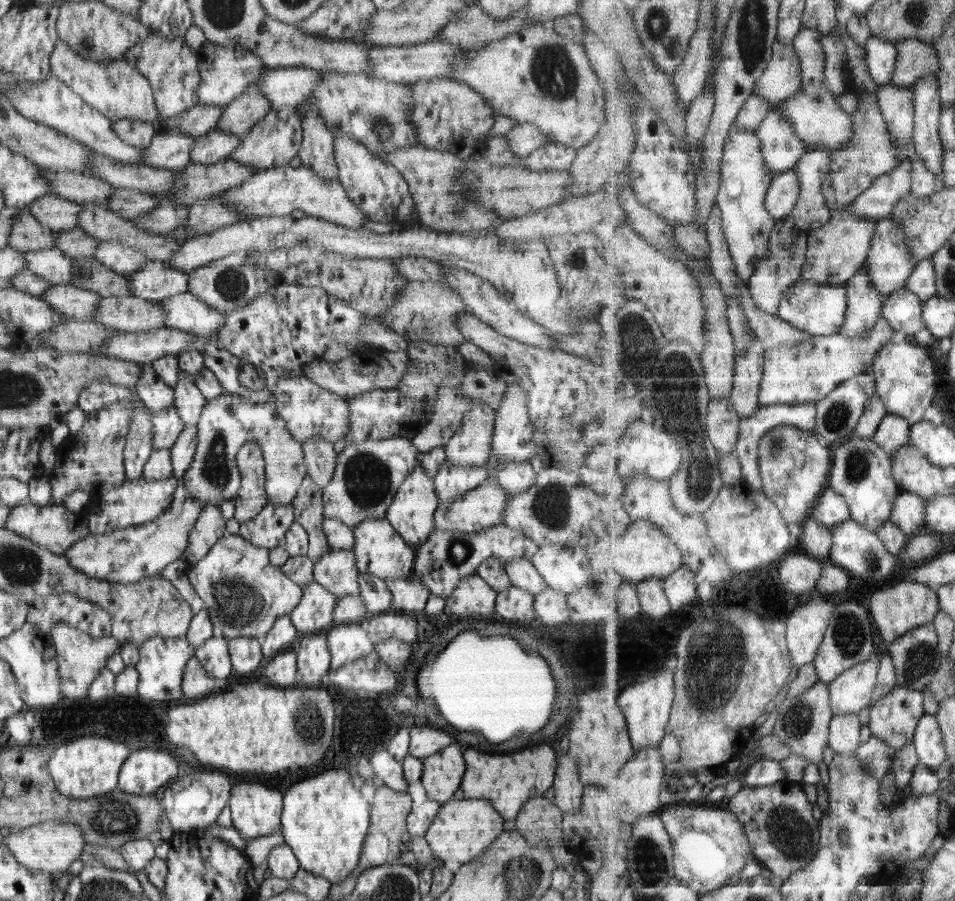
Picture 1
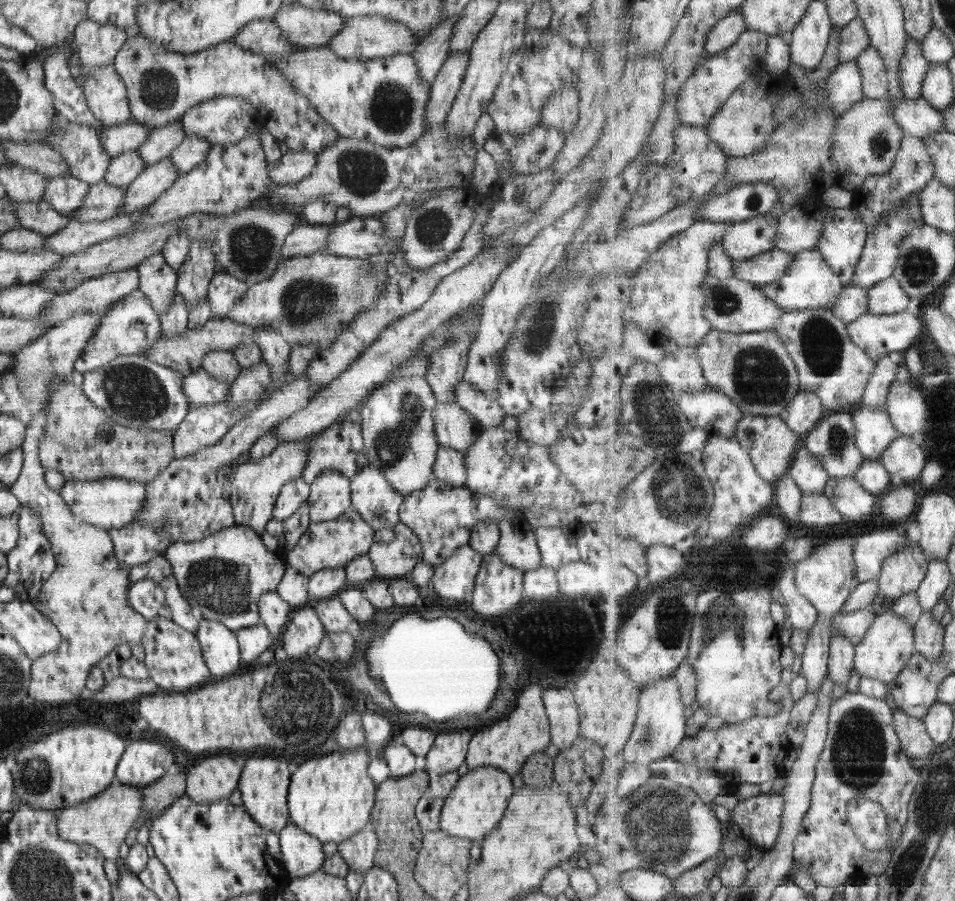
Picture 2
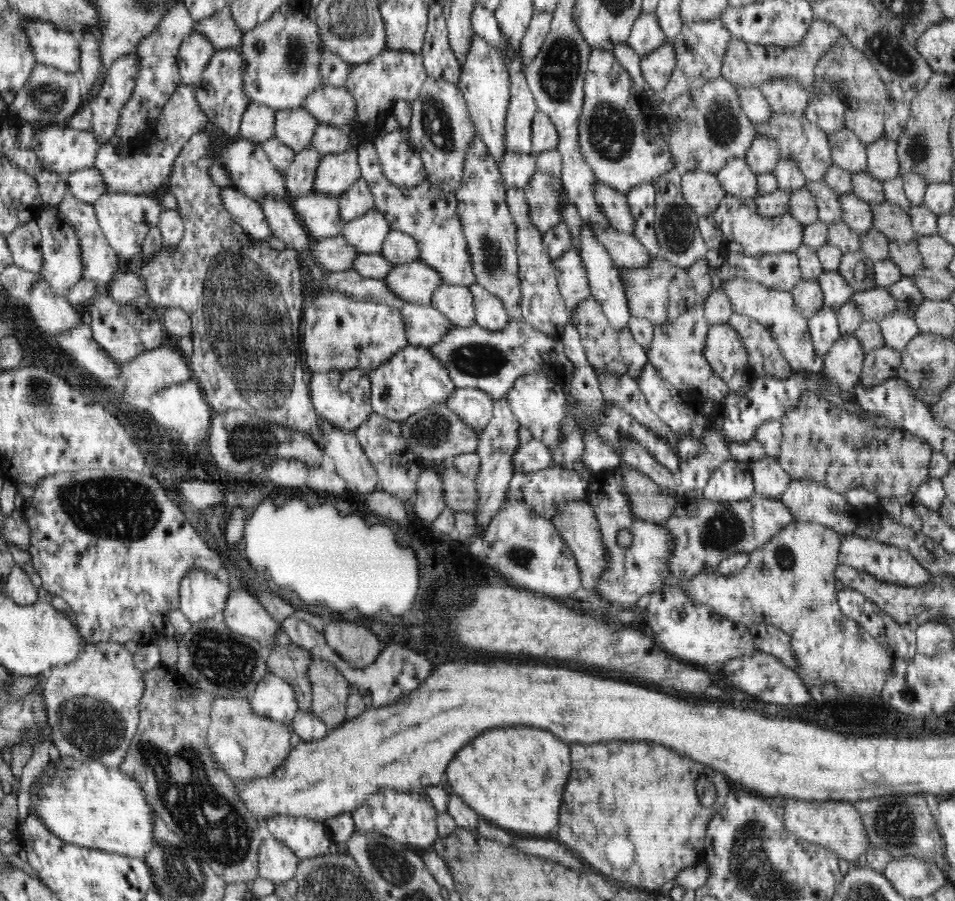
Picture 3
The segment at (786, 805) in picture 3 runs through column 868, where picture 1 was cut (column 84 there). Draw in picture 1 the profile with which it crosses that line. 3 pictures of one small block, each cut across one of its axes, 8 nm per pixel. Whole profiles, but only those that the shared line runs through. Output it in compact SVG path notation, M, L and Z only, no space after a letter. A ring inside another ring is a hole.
M66 822L38 823L36 826L11 832L9 836L3 838L3 844L12 851L13 857L22 866L46 871L56 877L66 871L84 850L86 842L79 828L74 823Z

